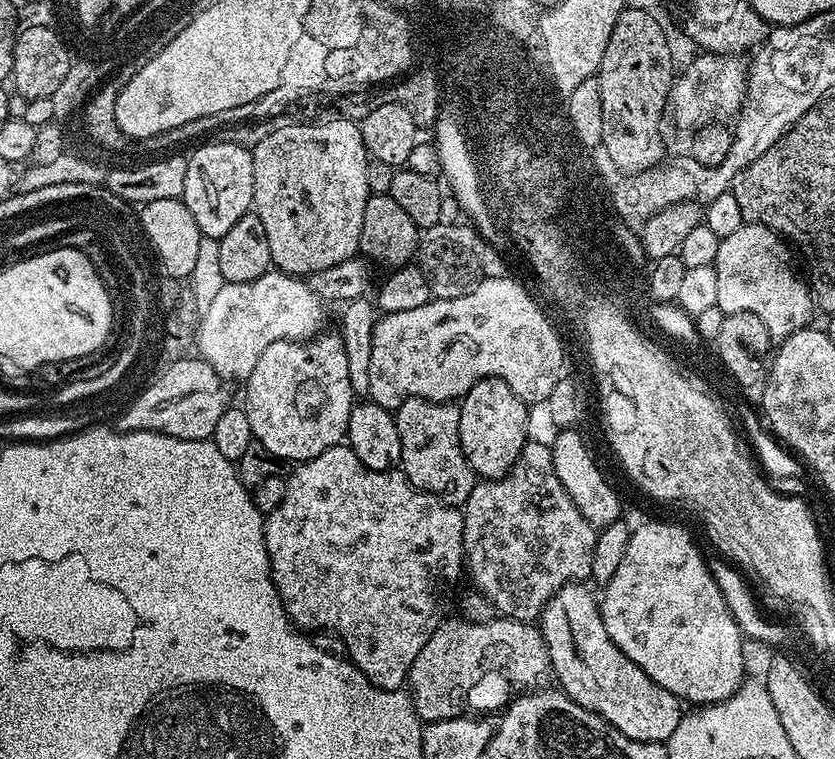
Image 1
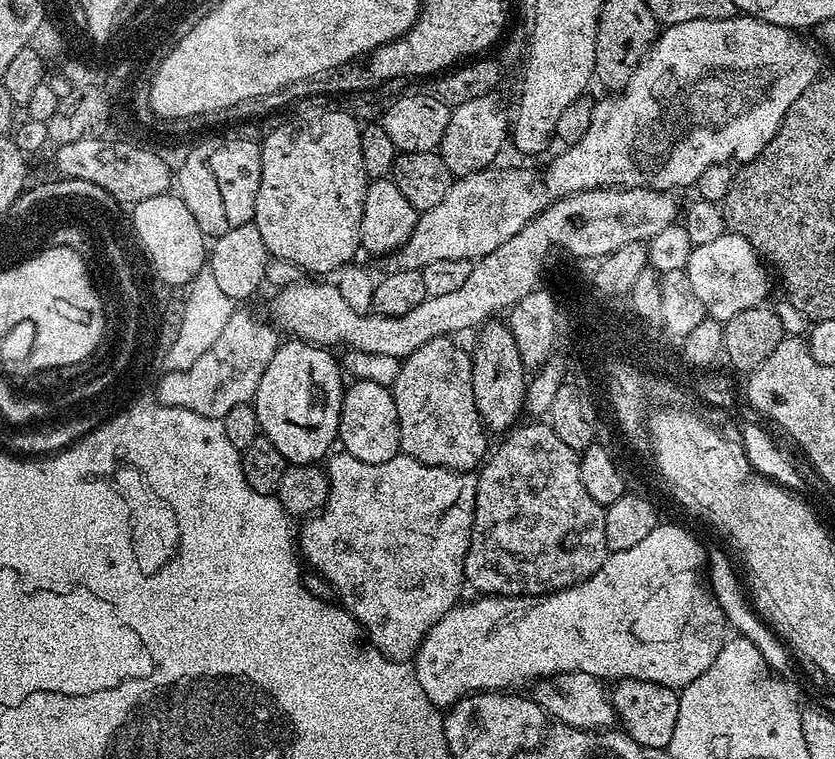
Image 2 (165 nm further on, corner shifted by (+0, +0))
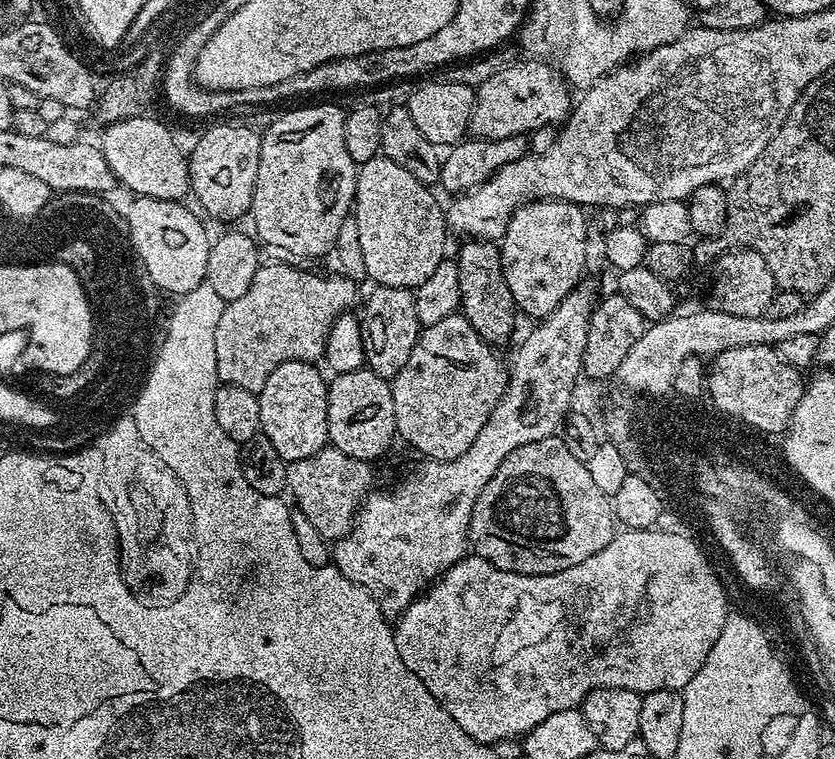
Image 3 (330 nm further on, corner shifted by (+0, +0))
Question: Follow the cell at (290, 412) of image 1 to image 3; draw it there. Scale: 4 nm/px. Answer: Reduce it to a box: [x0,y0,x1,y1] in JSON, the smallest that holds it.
[260,360,329,461]

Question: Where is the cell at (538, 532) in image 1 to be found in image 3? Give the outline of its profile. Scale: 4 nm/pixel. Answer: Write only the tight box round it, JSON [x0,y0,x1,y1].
[468,435,618,576]

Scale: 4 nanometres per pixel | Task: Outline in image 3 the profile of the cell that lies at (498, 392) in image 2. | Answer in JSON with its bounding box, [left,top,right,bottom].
[454,238,517,346]

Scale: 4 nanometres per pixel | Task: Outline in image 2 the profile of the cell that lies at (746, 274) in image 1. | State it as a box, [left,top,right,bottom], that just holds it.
[686,230,769,320]

